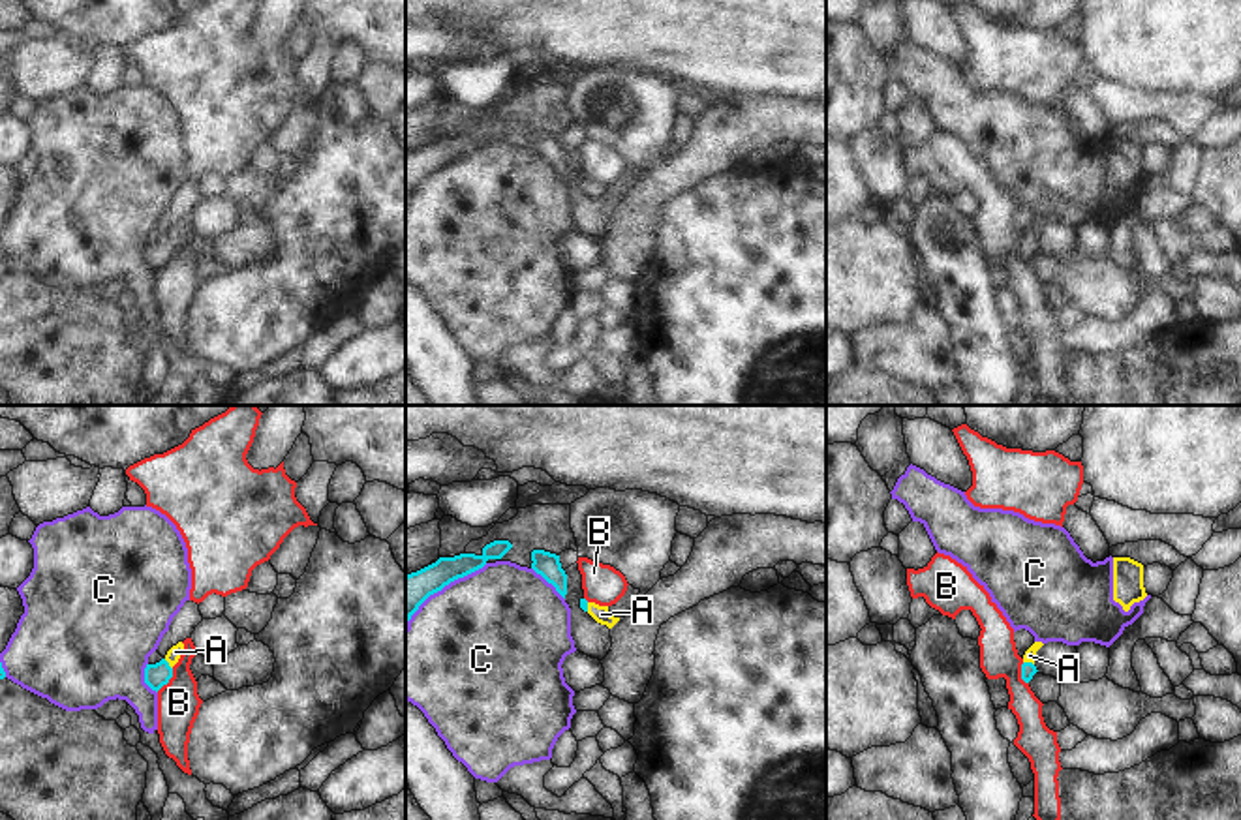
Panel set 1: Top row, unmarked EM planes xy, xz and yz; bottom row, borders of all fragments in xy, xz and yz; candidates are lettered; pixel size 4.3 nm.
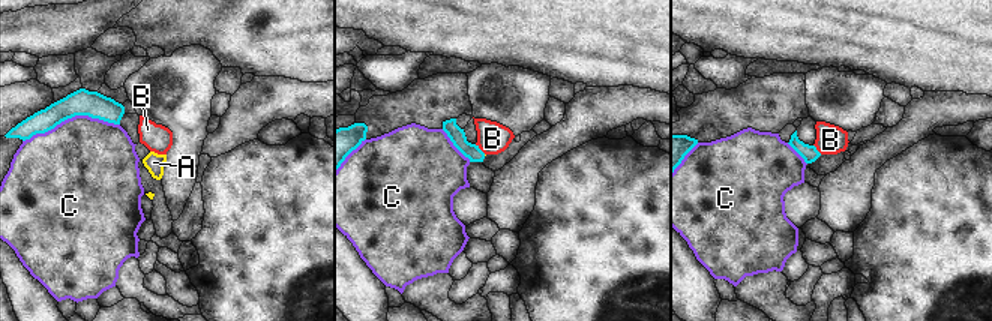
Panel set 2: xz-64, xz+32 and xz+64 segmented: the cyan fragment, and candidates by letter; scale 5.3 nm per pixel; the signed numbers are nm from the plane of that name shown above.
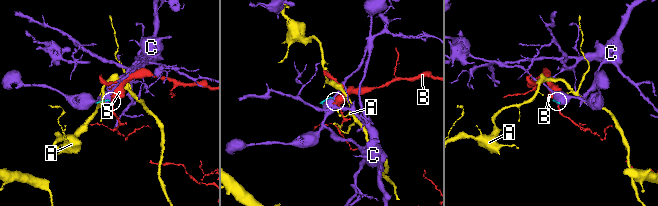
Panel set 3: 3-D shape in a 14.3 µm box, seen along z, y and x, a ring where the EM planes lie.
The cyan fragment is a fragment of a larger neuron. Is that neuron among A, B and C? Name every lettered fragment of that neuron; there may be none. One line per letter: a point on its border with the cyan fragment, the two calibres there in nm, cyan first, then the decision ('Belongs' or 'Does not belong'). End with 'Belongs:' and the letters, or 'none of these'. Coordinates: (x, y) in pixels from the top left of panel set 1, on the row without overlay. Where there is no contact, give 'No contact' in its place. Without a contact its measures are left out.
A: Touches cyan at yz (1029, 242). Thickness 60 nm (cyan) against 50 nm. Belongs
B: Touches cyan at xy (168, 261). Thickness 100 nm (cyan) against 180 nm. Does not belong
C: Touches cyan at xz (445, 164). Thickness 160 nm (cyan) against 480 nm. Does not belong
Belongs: A

